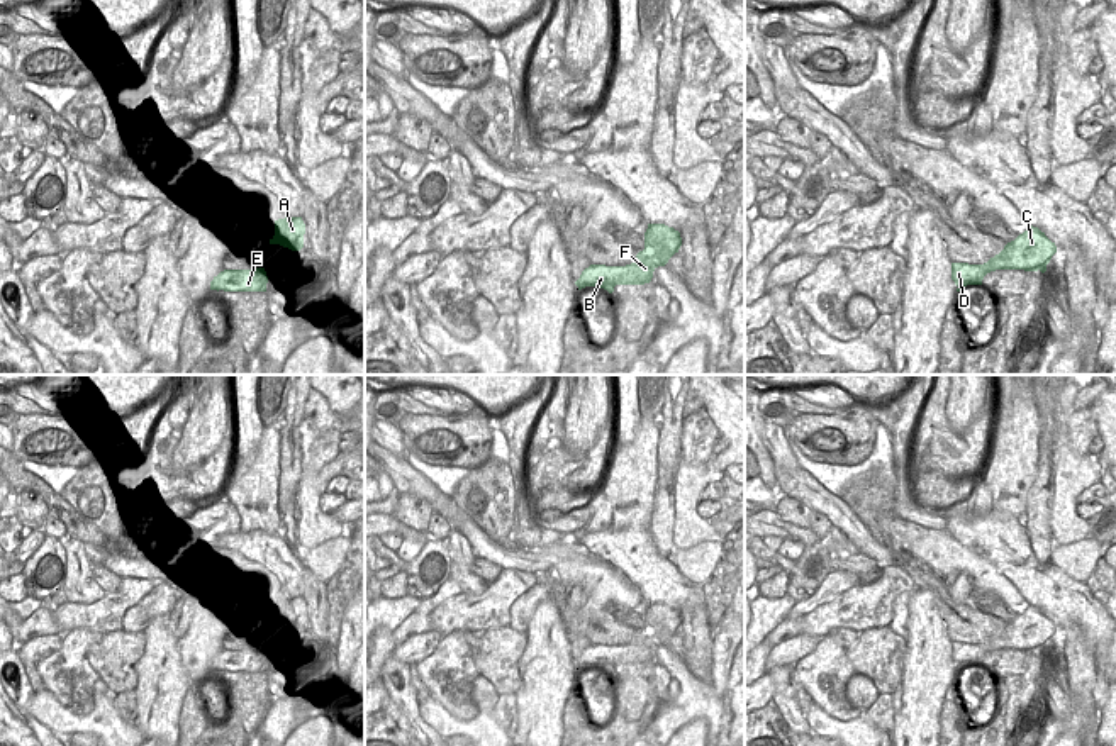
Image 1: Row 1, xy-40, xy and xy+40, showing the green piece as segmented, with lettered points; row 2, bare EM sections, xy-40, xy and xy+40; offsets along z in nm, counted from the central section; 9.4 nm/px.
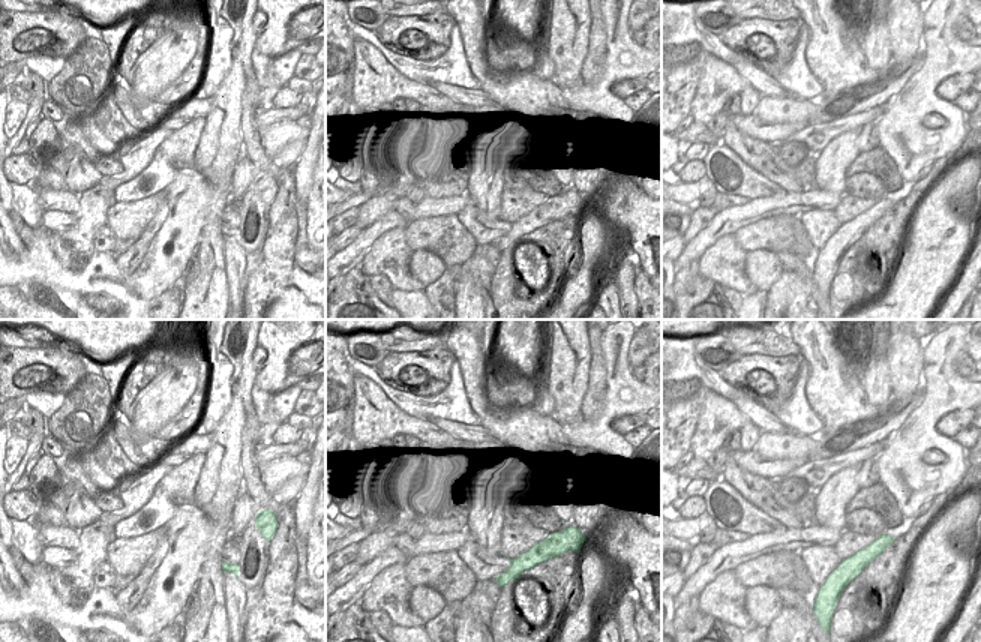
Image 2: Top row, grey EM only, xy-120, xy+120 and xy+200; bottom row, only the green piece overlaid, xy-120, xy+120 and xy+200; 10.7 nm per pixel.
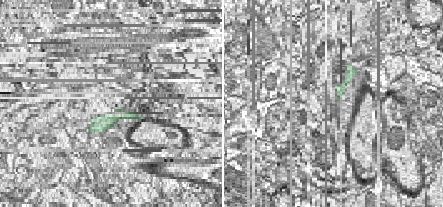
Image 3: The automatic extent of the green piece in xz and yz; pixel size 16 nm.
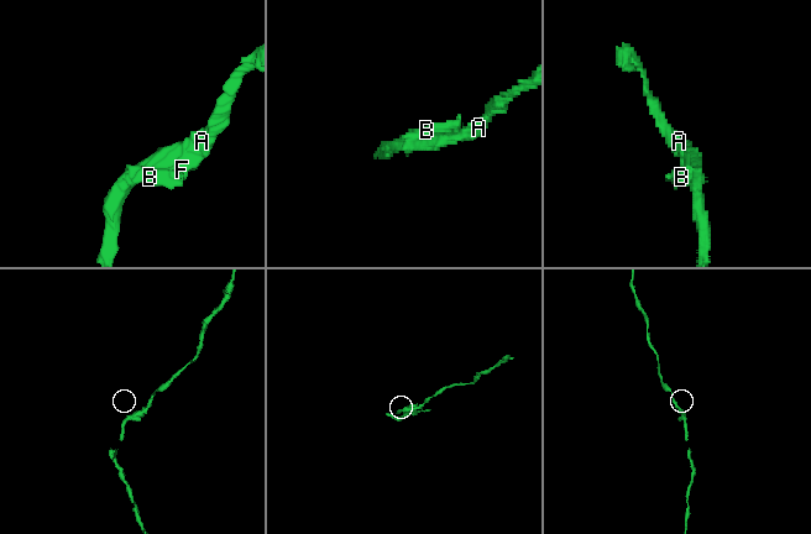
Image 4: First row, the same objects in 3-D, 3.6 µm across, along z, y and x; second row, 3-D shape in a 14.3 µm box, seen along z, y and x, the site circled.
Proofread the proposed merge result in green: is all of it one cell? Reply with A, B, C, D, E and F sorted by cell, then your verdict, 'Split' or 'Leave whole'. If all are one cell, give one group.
Groups: A B C D E F. Leave whole.

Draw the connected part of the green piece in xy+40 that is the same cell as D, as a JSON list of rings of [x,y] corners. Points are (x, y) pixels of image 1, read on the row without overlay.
[[[1030,605],[1014,621],[1007,622],[1004,629],[984,644],[951,643],[951,660],[958,666],[982,665],[987,653],[996,649],[1024,649],[1024,651],[1046,651],[1046,644],[1057,632],[1045,612]]]

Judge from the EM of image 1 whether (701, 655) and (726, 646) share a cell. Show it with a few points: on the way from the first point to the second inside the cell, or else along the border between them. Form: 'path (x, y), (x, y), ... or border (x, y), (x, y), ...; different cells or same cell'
border (714, 643), (713, 679), (709, 682); different cells

